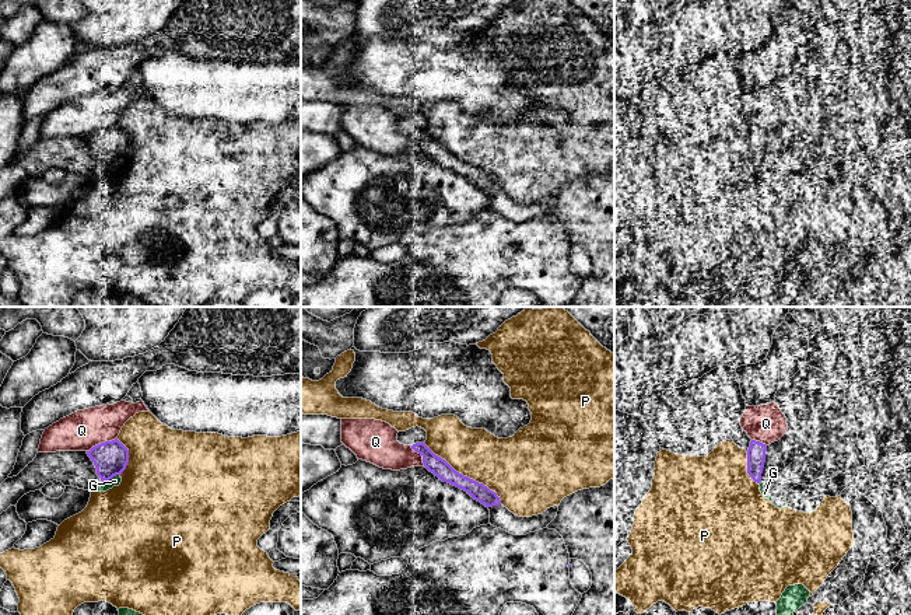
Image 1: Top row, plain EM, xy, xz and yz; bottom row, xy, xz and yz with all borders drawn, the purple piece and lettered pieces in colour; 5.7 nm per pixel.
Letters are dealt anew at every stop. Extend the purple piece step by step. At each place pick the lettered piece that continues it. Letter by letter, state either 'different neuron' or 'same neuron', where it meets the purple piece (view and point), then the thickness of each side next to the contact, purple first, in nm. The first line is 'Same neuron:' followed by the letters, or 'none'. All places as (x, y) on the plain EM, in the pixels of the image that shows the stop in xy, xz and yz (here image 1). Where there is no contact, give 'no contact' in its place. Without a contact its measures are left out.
Same neuron: none
G: different neuron; meets purple in xy at (111, 164); 190 nm thick on the purple side, 60 nm on the other
P: different neuron; meets purple in xz at (465, 163); 100 nm thick on the purple side, 320 nm on the other
Q: different neuron; meets purple in xy at (101, 129); 190 nm thick on the purple side, 220 nm on the other

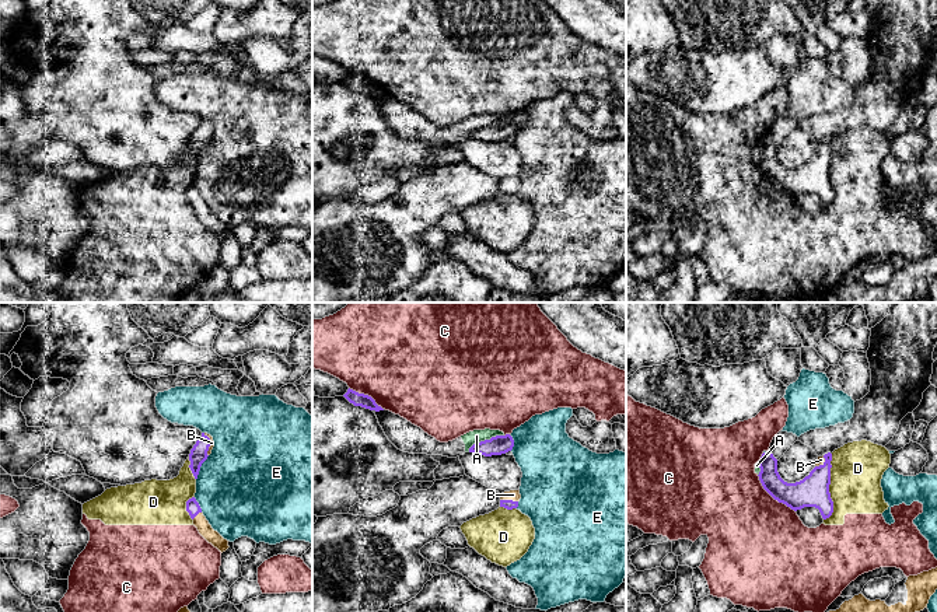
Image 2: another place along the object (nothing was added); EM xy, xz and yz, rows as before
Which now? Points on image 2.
Same neuron: B
A: different neuron; meets purple in xz at (485, 126); 110 nm thick on the purple side, 80 nm on the other
B: same neuron; meets purple in xz at (509, 186); 60 nm thick on the purple side, 60 nm on the other
C: different neuron; meets purple in yz at (773, 184); 180 nm thick on the purple side, 480 nm on the other
D: different neuron; meets purple in yz at (828, 174); 180 nm thick on the purple side, 300 nm on the other
E: different neuron; meets purple in xy at (199, 154); 100 nm thick on the purple side, 480 nm on the other

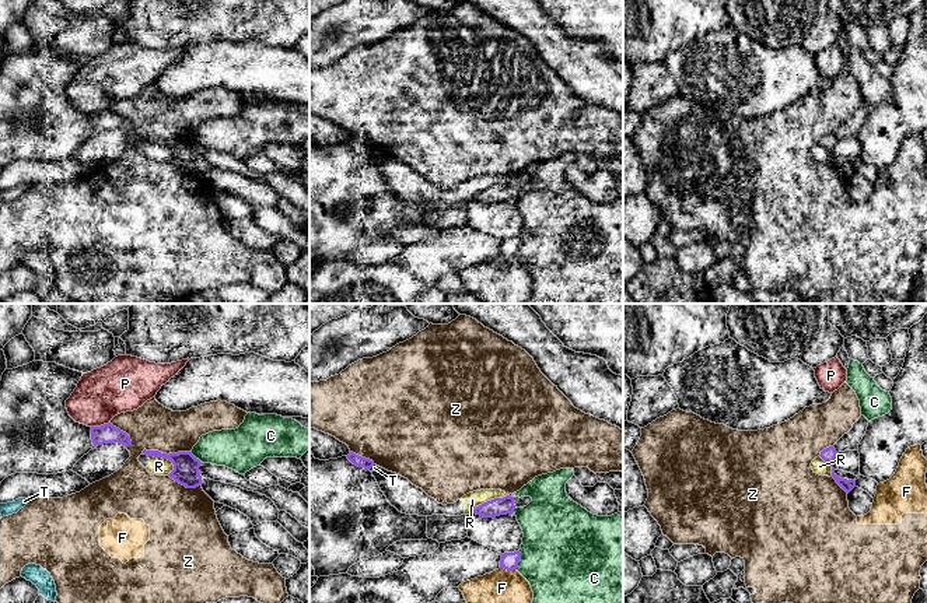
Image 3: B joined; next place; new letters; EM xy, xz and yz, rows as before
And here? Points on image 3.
Same neuron: none
C: different neuron; meets purple in xz at (520, 245); 100 nm thick on the purple side, 500 nm on the other
F: different neuron; meets purple in xz at (509, 256); 100 nm thick on the purple side, 320 nm on the other
P: different neuron; meets purple in xy at (101, 112); 110 nm thick on the purple side, 300 nm on the other
R: different neuron; meets purple in xz at (489, 188); 100 nm thick on the purple side, 90 nm on the other
T: different neuron; meets purple in xz at (371, 153); 60 nm thick on the purple side, 40 nm on the other
Z: different neuron; meets purple in xy at (165, 140); 150 nm thick on the purple side, 280 nm on the other

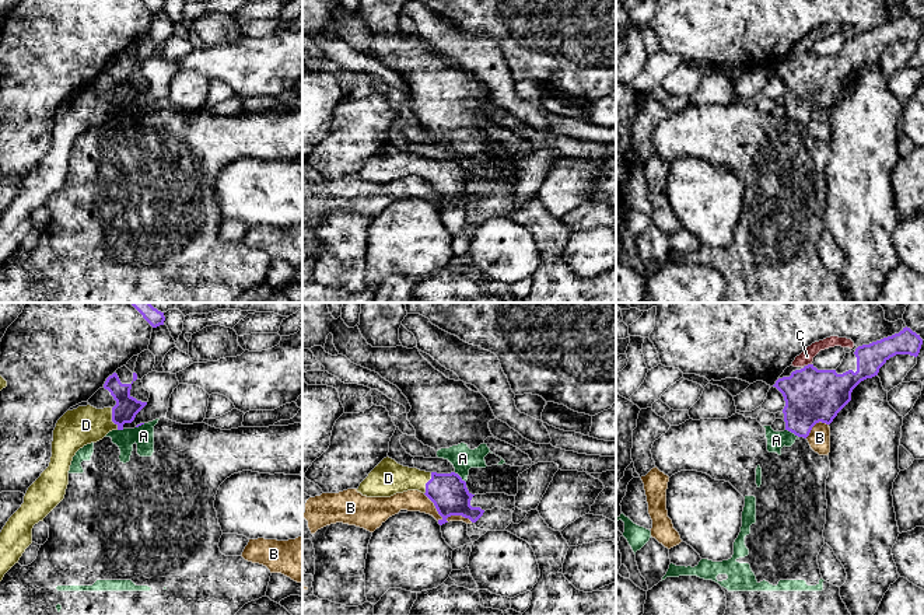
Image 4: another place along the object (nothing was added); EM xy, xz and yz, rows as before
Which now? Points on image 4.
Same neuron: D
A: different neuron; meets purple in yz at (793, 118); 320 nm thick on the purple side, 110 nm on the other
B: different neuron; meets purple in xz at (436, 194); 220 nm thick on the purple side, 130 nm on the other
C: different neuron; meets purple in yz at (808, 51); 320 nm thick on the purple side, 80 nm on the other
D: same neuron; meets purple in xy at (112, 105); 140 nm thick on the purple side, 220 nm on the other

